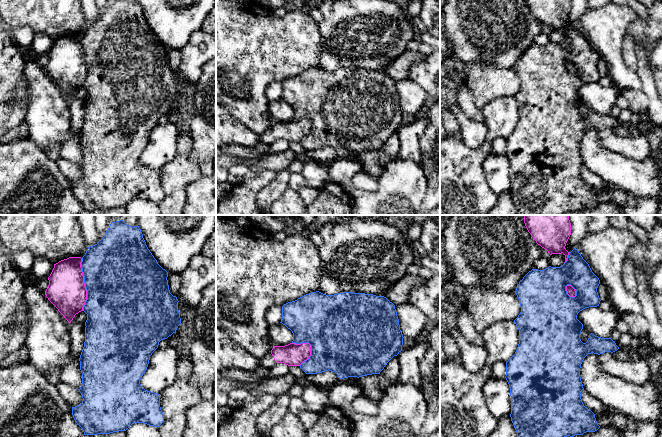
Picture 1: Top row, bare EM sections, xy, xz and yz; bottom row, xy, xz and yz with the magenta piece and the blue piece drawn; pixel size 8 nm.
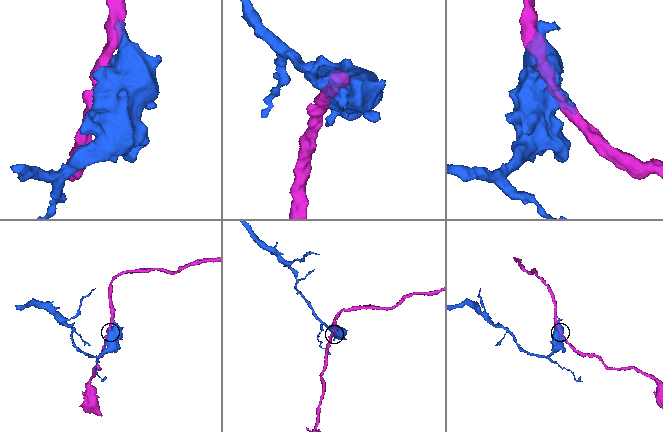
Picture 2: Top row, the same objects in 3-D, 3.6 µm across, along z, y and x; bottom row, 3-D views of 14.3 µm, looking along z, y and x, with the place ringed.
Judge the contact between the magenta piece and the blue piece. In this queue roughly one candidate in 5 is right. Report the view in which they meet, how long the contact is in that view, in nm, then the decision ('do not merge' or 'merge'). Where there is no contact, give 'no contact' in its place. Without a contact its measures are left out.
meets magenta in xy; contact 420 nm long; do not merge

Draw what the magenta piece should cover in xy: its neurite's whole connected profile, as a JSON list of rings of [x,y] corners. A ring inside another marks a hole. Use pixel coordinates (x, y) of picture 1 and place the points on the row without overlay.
[[[69,33],[54,40],[45,67],[48,76],[69,99],[83,87],[87,76],[81,38],[81,33]]]

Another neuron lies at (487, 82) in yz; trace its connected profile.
[[[474,62],[464,64],[464,68],[465,84],[472,92],[475,104],[481,109],[500,97],[514,97],[521,88],[515,67],[506,69],[496,64]]]

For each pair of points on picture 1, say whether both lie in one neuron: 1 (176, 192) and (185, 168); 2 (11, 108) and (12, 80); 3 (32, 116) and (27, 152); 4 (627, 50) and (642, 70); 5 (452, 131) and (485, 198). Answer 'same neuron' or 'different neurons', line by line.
1: same neuron
2: same neuron
3: different neurons
4: different neurons
5: same neuron

